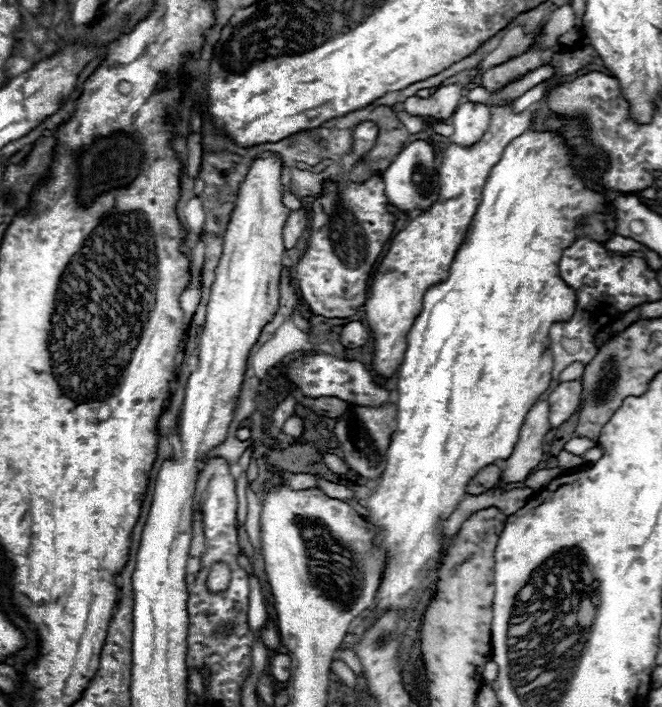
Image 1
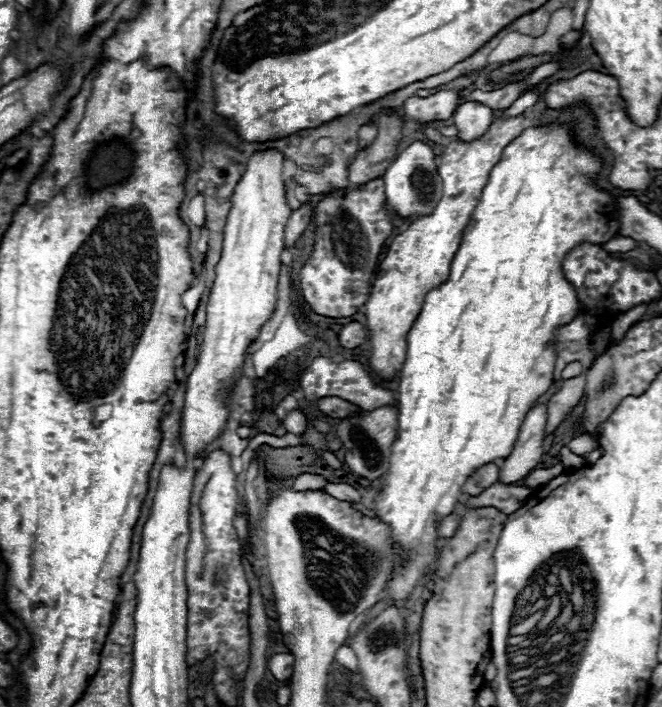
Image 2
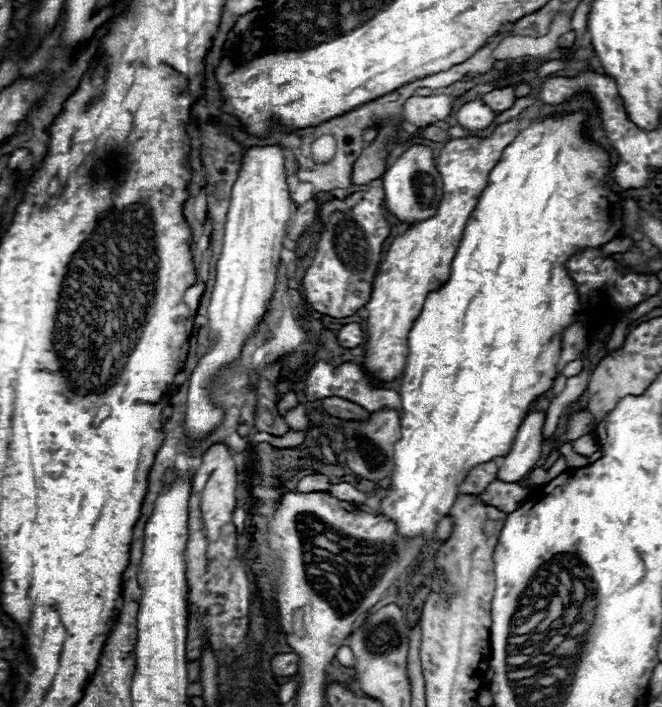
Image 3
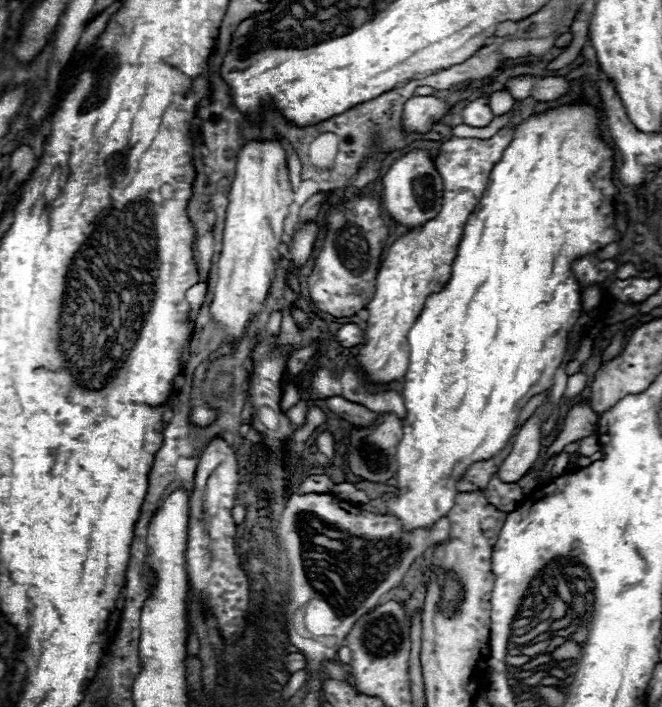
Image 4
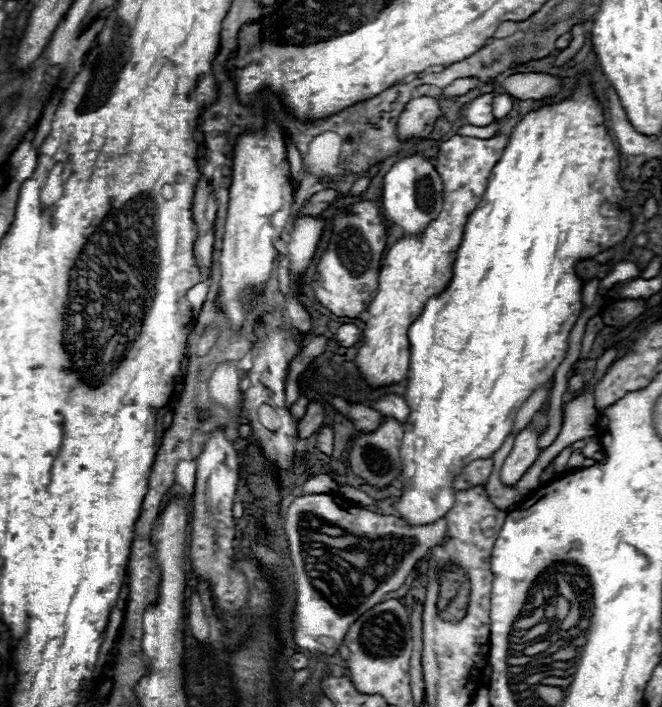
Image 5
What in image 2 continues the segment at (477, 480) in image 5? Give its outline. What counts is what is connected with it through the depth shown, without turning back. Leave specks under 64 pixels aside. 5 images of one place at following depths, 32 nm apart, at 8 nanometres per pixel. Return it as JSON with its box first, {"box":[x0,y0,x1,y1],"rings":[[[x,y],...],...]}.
{"box":[464,462,500,496],"rings":[[[494,462],[478,468],[478,470],[470,476],[470,480],[464,484],[464,492],[470,494],[470,496],[478,496],[478,492],[484,492],[484,490],[490,488],[494,482],[498,482],[498,474],[500,474],[500,468],[498,468]]]}

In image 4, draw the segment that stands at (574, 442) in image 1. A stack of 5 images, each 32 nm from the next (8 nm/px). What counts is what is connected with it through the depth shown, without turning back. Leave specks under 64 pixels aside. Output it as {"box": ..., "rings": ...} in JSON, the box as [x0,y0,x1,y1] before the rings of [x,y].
{"box":[578,436,600,456],"rings":[[[586,436],[586,438],[580,438],[578,440],[578,454],[592,456],[598,450],[600,450],[600,442],[598,442],[596,436]]]}

